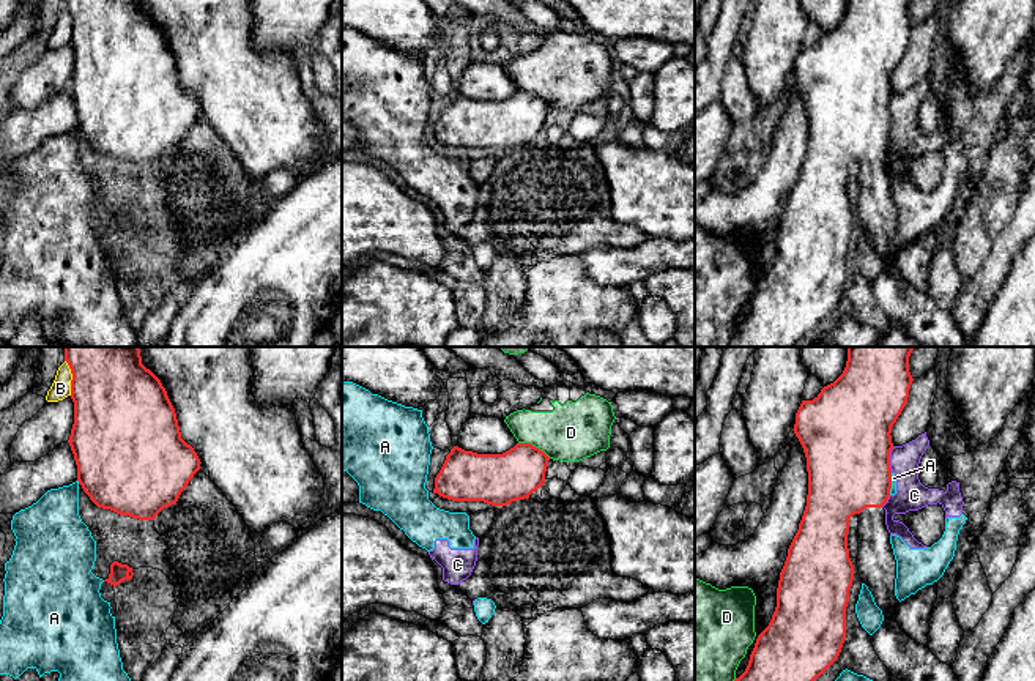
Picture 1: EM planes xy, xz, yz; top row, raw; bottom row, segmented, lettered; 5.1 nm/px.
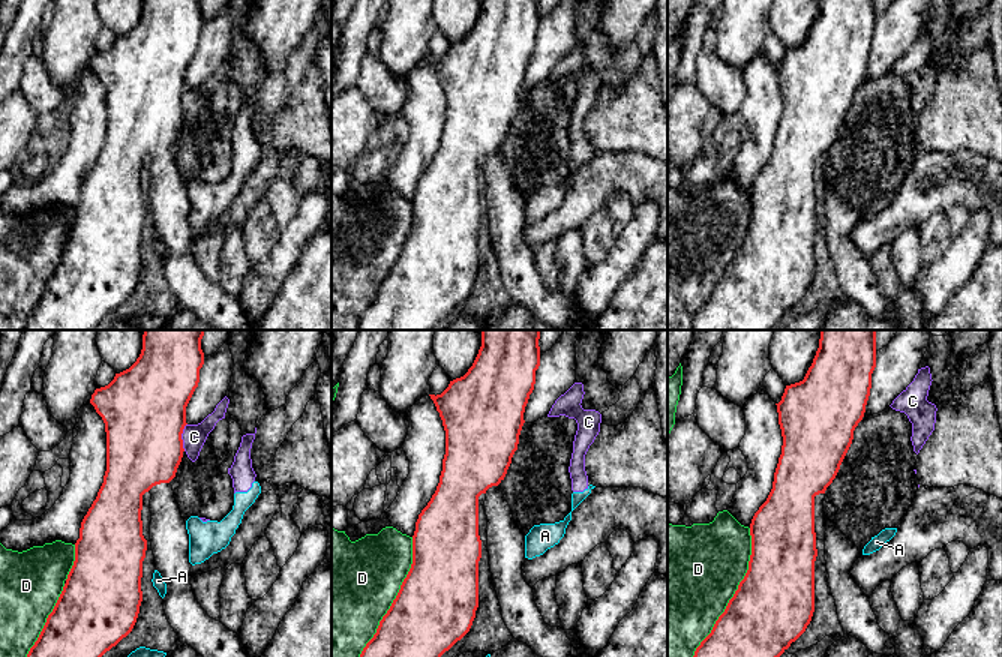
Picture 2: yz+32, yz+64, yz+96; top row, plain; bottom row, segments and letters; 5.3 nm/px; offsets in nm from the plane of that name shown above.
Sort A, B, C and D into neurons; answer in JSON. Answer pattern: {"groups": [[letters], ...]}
{"groups": [["A", "C"], ["B"], ["D"]]}

